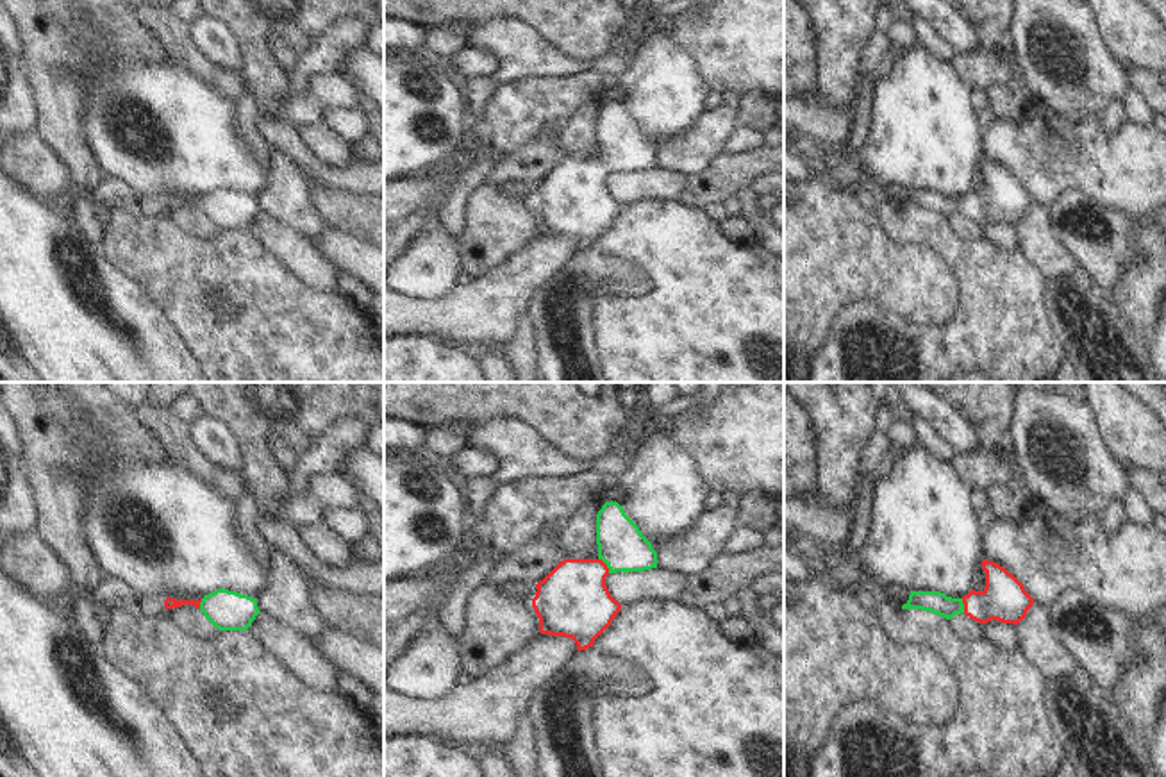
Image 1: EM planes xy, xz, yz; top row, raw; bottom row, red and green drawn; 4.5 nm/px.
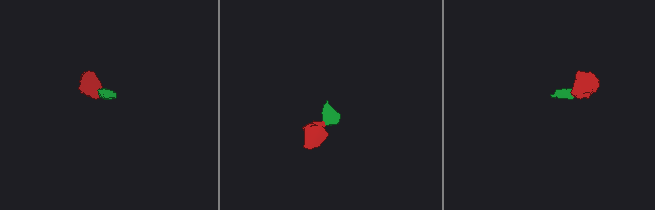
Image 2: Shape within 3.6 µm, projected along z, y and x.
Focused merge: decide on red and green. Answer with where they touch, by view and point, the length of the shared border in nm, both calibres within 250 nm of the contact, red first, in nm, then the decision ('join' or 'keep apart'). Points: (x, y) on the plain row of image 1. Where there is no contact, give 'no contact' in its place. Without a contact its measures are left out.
xz (606, 165) | 90 nm | 320/220 nm | join

